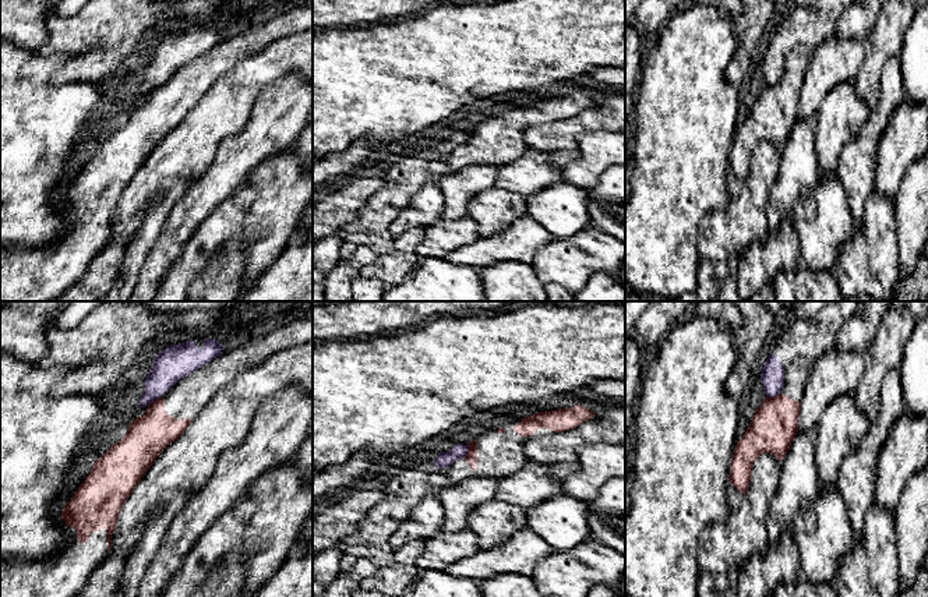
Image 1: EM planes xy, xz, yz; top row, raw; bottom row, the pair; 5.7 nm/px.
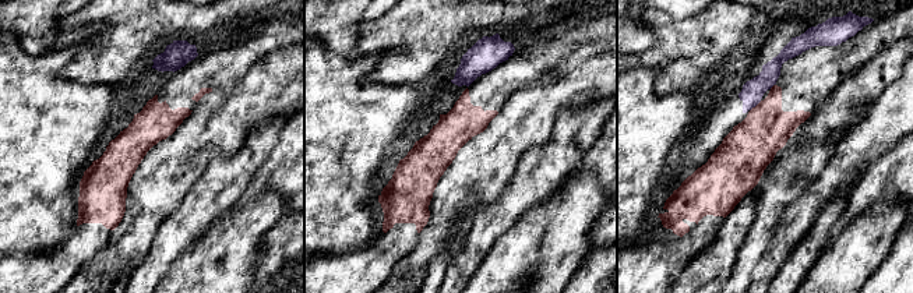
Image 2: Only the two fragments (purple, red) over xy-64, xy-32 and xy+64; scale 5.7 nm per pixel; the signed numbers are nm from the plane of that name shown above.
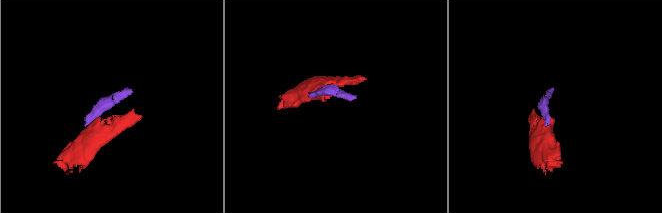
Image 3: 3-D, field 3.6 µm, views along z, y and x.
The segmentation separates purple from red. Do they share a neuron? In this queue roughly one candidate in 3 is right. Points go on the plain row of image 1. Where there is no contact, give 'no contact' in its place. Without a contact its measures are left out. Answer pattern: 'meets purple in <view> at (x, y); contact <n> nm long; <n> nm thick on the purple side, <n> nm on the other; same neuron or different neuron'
meets purple in xy at (155, 87); contact 110 nm long; 200 nm thick on the purple side, 240 nm on the other; different neuron

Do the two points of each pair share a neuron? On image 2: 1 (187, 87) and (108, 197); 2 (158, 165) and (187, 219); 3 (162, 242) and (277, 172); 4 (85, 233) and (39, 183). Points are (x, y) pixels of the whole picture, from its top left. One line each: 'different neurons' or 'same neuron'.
1: same neuron
2: different neurons
3: different neurons
4: different neurons

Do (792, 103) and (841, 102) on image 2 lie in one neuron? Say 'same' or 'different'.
different

